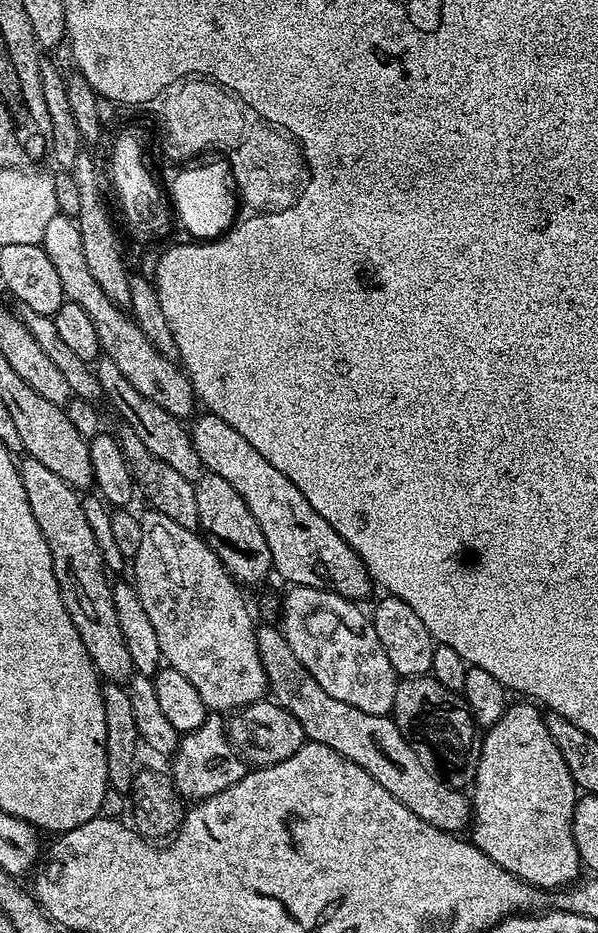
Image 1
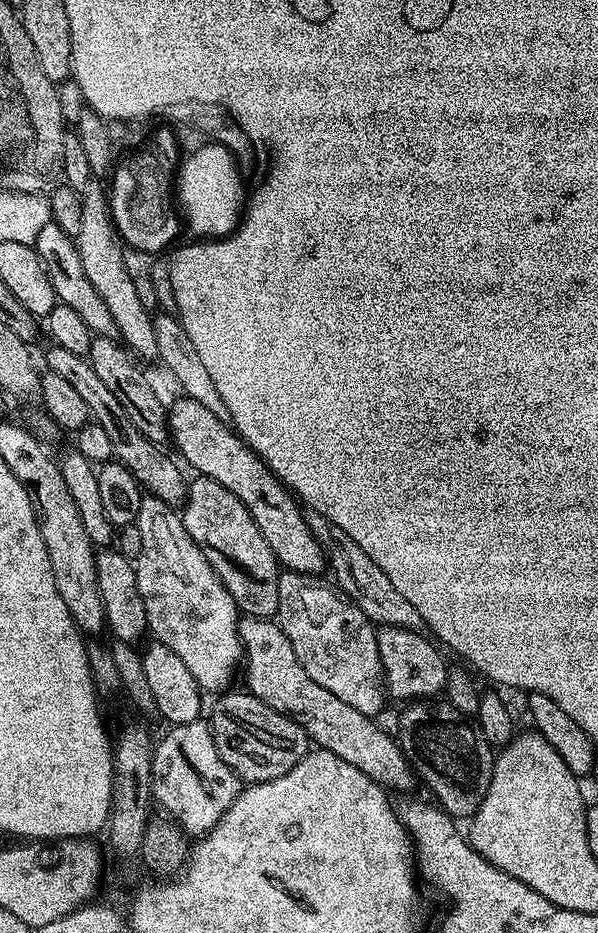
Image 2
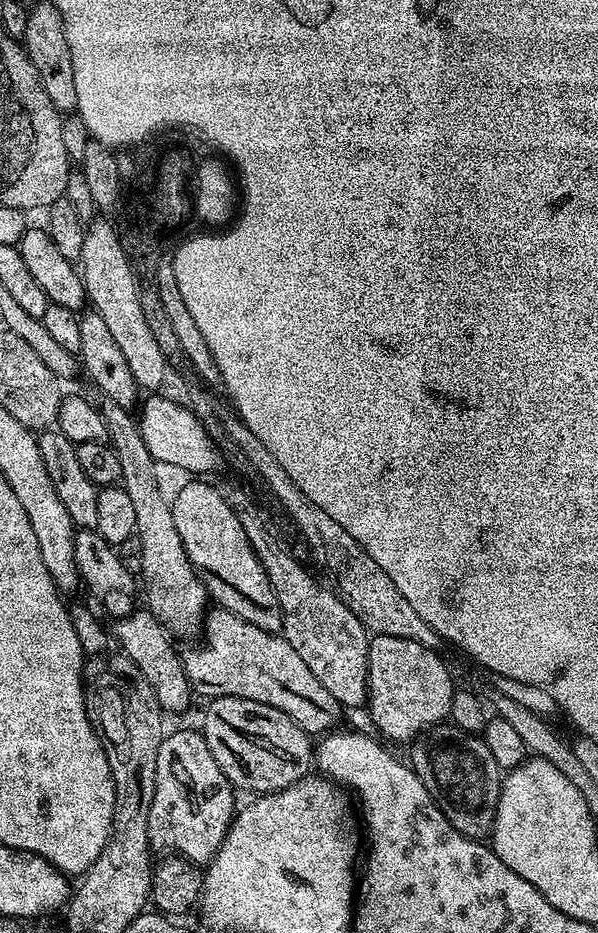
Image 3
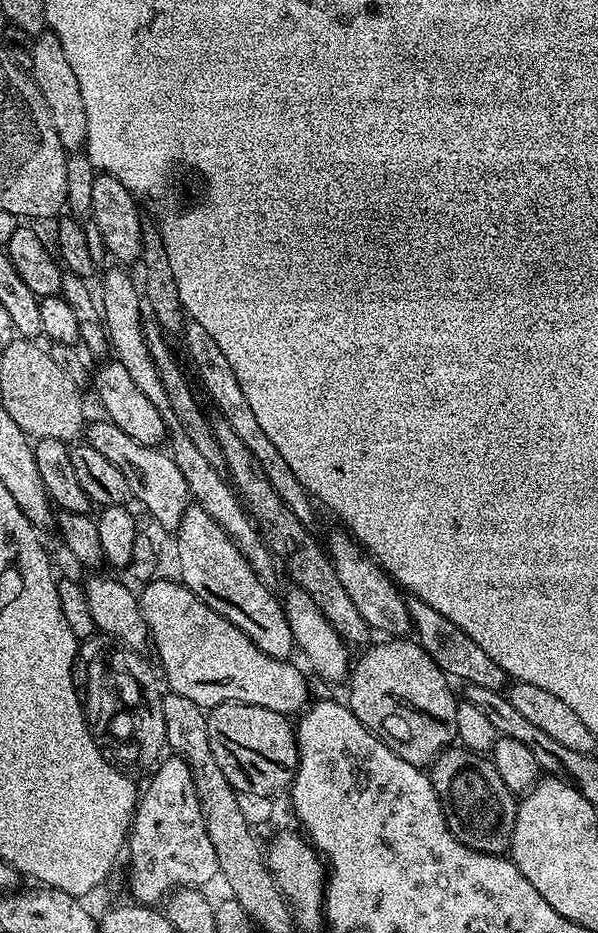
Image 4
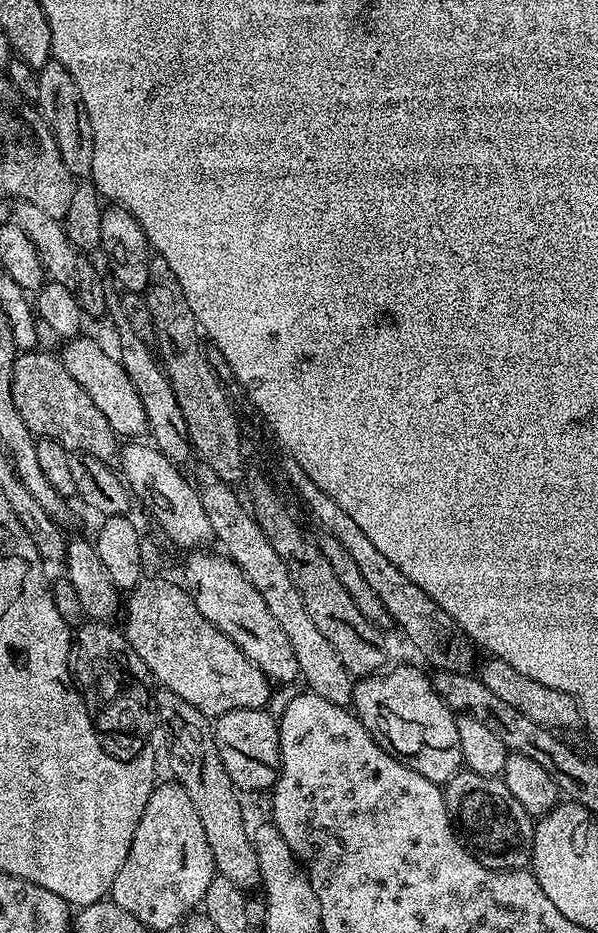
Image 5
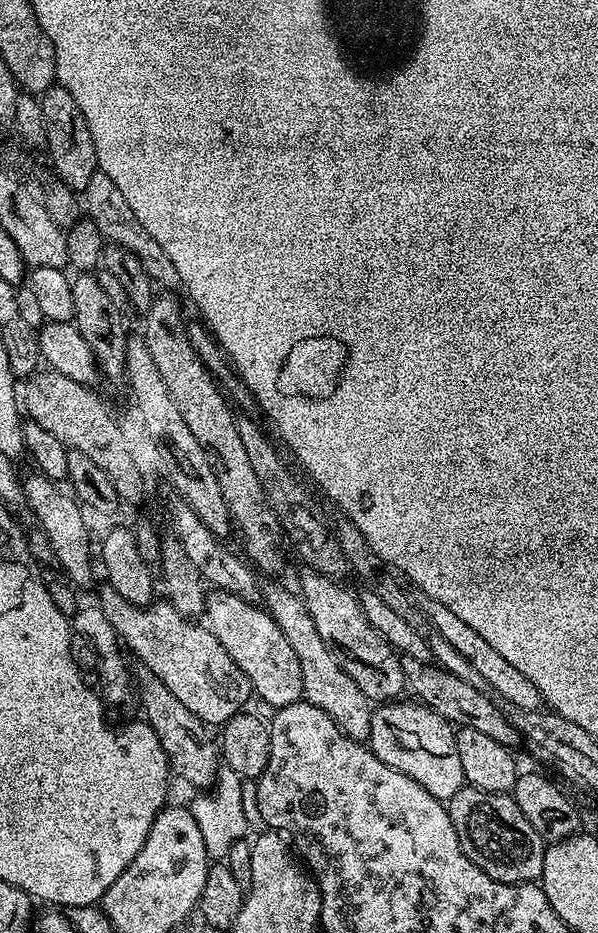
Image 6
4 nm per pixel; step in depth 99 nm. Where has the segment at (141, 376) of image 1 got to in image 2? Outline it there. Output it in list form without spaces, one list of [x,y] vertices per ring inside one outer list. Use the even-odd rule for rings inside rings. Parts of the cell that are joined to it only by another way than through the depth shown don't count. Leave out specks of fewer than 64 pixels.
[[[49,222],[39,231],[34,247],[50,278],[50,286],[54,286],[57,301],[70,306],[70,310],[77,311],[82,317],[82,322],[86,322],[86,326],[93,334],[115,337],[117,330],[114,318],[110,316],[102,297],[94,290],[93,283],[86,278],[86,273],[82,270],[82,260],[79,258],[75,239],[68,236],[66,230],[62,230],[62,226]]]

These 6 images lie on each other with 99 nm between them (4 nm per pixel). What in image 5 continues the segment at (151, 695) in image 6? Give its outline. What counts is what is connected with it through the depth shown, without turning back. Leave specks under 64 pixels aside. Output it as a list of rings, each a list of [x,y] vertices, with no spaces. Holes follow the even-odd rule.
[[[157,689],[155,691],[156,698],[156,713],[159,721],[164,724],[173,740],[172,752],[180,760],[174,760],[170,766],[175,774],[175,781],[180,784],[186,794],[190,797],[190,802],[198,813],[198,818],[201,819],[202,828],[205,831],[206,842],[210,845],[211,854],[215,862],[216,870],[219,875],[229,878],[240,888],[250,890],[252,886],[259,885],[261,881],[260,867],[257,862],[257,854],[255,843],[253,842],[250,830],[246,828],[244,814],[238,800],[238,789],[233,784],[230,776],[224,768],[222,758],[220,758],[219,750],[214,738],[213,723],[211,719],[200,710],[194,708],[186,702],[185,699],[179,698],[172,691]]]

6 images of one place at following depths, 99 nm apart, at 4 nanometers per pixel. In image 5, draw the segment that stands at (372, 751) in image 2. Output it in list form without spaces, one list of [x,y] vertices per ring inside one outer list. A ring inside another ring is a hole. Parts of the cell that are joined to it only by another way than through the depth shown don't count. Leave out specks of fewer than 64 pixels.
[[[144,578],[135,588],[127,593],[126,603],[122,608],[122,631],[130,642],[134,654],[142,658],[148,667],[148,675],[161,689],[172,691],[179,698],[185,699],[195,709],[209,718],[217,718],[228,711],[239,708],[261,708],[272,696],[274,684],[228,635],[218,630],[194,606],[192,597],[179,583],[165,578]]]

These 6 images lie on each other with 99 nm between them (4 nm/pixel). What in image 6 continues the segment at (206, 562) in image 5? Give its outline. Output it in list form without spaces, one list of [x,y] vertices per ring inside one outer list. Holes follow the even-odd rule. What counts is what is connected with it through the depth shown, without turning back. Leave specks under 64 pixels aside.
[[[212,590],[207,593],[202,616],[214,638],[222,642],[226,654],[234,658],[238,670],[246,674],[257,697],[260,696],[275,709],[295,704],[303,697],[297,655],[274,618],[263,607],[238,598],[233,592]]]

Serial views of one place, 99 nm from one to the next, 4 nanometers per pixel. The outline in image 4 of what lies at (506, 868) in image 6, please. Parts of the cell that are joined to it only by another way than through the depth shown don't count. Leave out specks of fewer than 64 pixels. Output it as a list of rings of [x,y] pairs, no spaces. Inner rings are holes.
[[[449,746],[431,765],[430,779],[448,828],[458,842],[488,856],[498,856],[511,849],[518,800],[502,782],[487,755],[469,751],[463,746]]]

